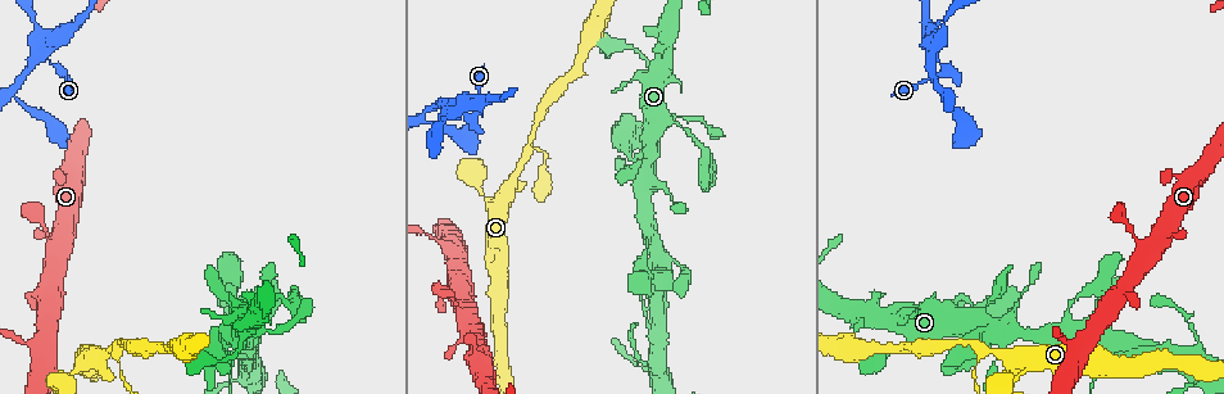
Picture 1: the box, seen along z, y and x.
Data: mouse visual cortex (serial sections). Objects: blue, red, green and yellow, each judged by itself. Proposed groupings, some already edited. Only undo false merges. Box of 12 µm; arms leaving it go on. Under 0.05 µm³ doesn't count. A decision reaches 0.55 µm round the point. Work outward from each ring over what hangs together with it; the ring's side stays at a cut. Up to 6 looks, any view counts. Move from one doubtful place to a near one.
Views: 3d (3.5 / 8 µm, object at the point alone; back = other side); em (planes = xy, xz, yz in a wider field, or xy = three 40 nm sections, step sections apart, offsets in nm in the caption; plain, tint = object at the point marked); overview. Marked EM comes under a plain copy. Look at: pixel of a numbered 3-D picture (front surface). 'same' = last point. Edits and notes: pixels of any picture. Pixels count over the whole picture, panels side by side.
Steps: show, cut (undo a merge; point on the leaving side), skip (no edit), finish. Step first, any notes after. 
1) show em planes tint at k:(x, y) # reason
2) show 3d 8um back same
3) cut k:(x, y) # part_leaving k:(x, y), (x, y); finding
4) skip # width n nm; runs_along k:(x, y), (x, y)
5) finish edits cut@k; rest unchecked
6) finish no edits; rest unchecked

show 3d 3.5um at 1:(44, 53) # looks like a crossing

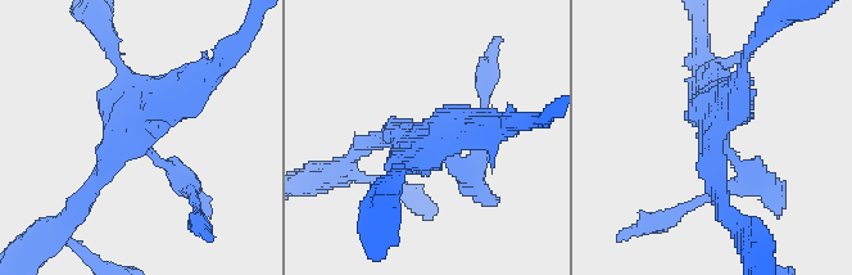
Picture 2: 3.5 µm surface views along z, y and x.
show em xy step 1 tint at 2:(139, 133) # arms 4; arm_widths 250, 250, 300, 350 nm

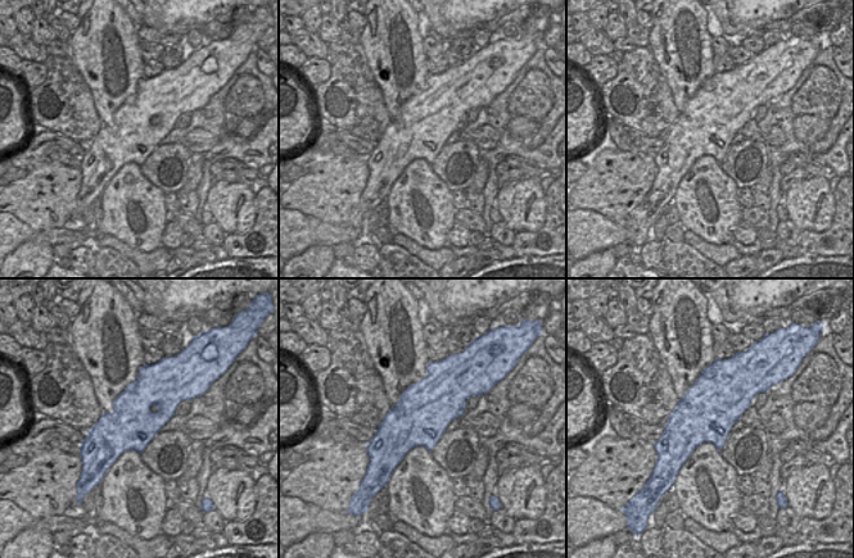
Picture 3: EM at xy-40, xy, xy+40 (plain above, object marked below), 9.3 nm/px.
skip # width 550 nm; runs_along 2:(479, 159), (408, 133), (372, 143); one cell here

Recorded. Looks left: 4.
show 3d 8um at 1:(272, 332) # thin neck

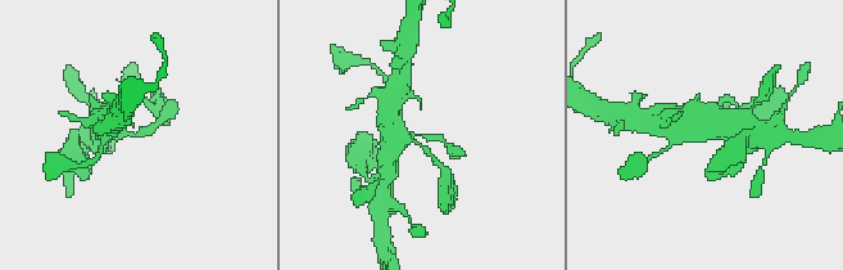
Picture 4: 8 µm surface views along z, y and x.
show 3d 3.5um at 4:(419, 135)

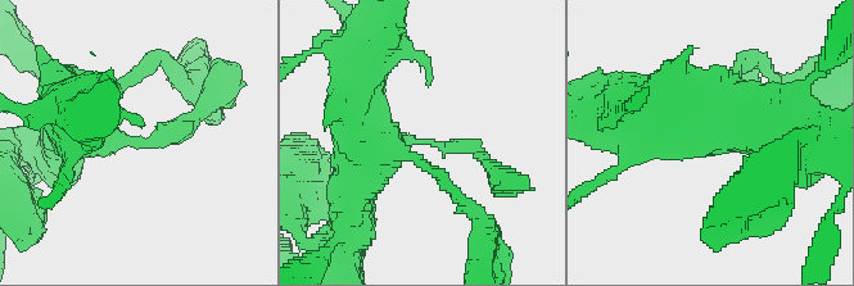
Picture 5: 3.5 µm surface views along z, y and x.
show em xy step 1 tint at 5:(139, 145) # arm_widths 200, 800 nm

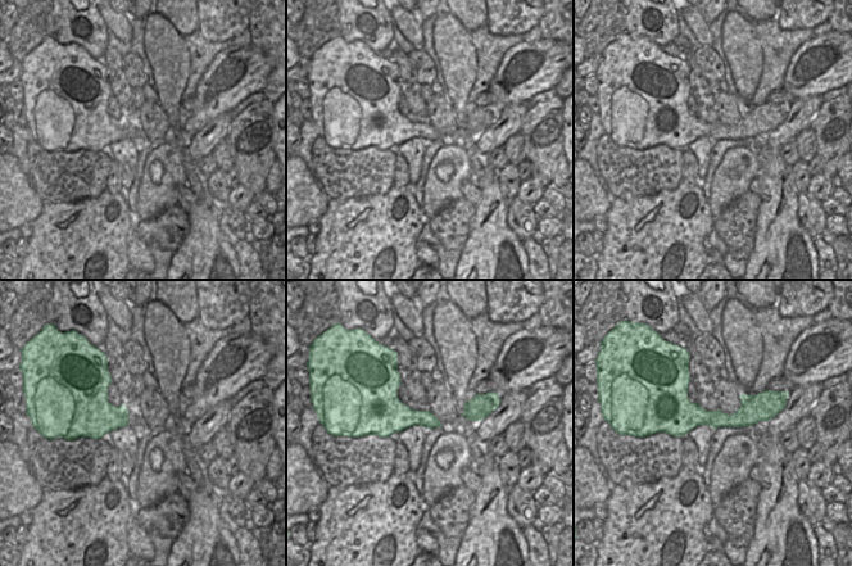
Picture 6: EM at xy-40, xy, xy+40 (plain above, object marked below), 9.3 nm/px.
skip # runs_along 5:(358, 127), (362, 144), (469, 146), (493, 169); one cell here

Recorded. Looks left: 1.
finish no edits; rest unchecked

